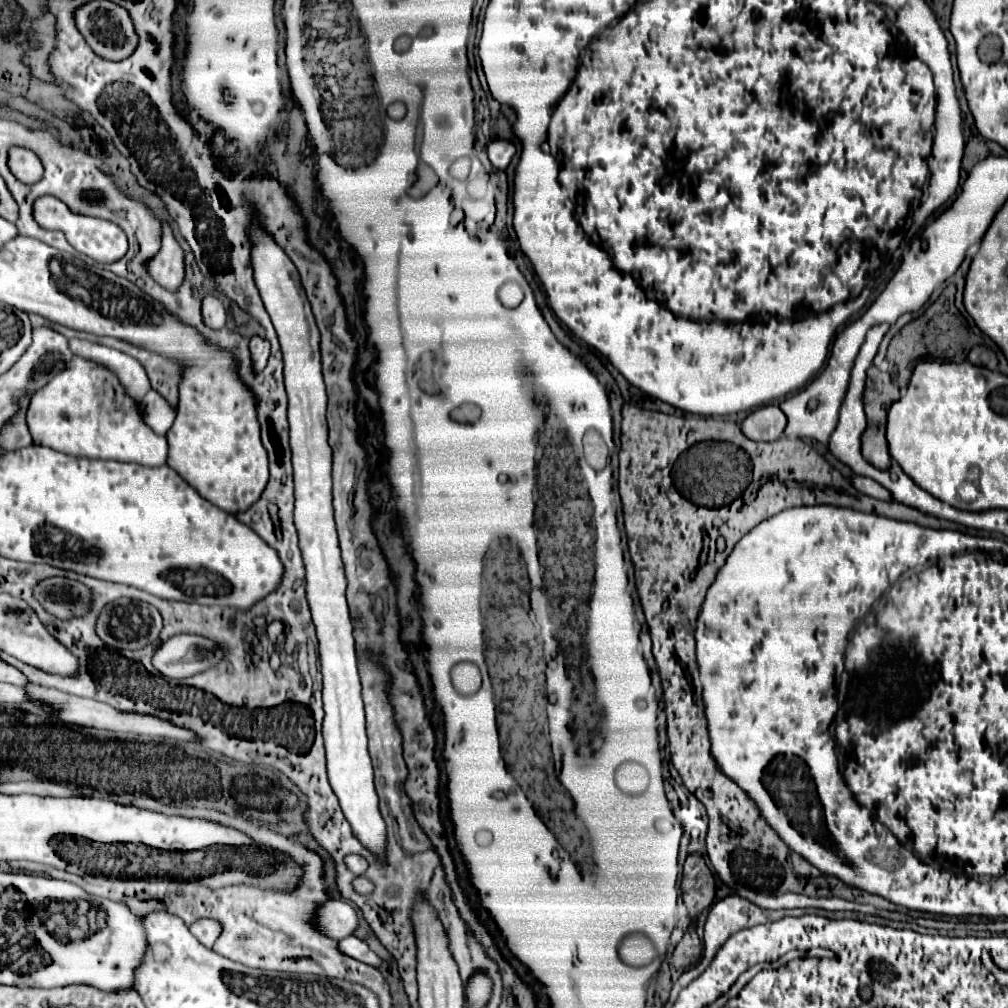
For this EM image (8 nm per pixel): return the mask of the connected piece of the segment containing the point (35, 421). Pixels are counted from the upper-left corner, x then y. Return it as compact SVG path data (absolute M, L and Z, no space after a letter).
M73 356L57 376L33 394L27 426L33 444L75 458L135 462L143 466L163 466L167 460L165 436L155 434L145 424L139 404L127 394L119 378L107 366L81 356Z

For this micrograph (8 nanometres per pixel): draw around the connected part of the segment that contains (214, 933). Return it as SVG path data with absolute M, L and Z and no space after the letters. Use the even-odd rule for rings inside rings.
M199 920L199 924L193 924L189 930L207 948L213 948L213 942L219 936L219 924L215 924L215 920Z

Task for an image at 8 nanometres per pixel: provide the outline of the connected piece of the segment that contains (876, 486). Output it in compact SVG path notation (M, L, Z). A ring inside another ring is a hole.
M853 476L851 484L853 484L857 490L861 490L863 494L873 496L873 498L877 498L877 500L893 500L891 492L889 492L887 488L883 488L879 482L875 482L873 478L865 478L865 476Z

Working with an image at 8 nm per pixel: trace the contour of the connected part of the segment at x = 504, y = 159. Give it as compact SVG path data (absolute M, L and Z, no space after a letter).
M493 138L487 146L489 152L489 160L495 168L505 170L511 162L511 158L515 156L515 144L511 140L503 140L503 138Z

